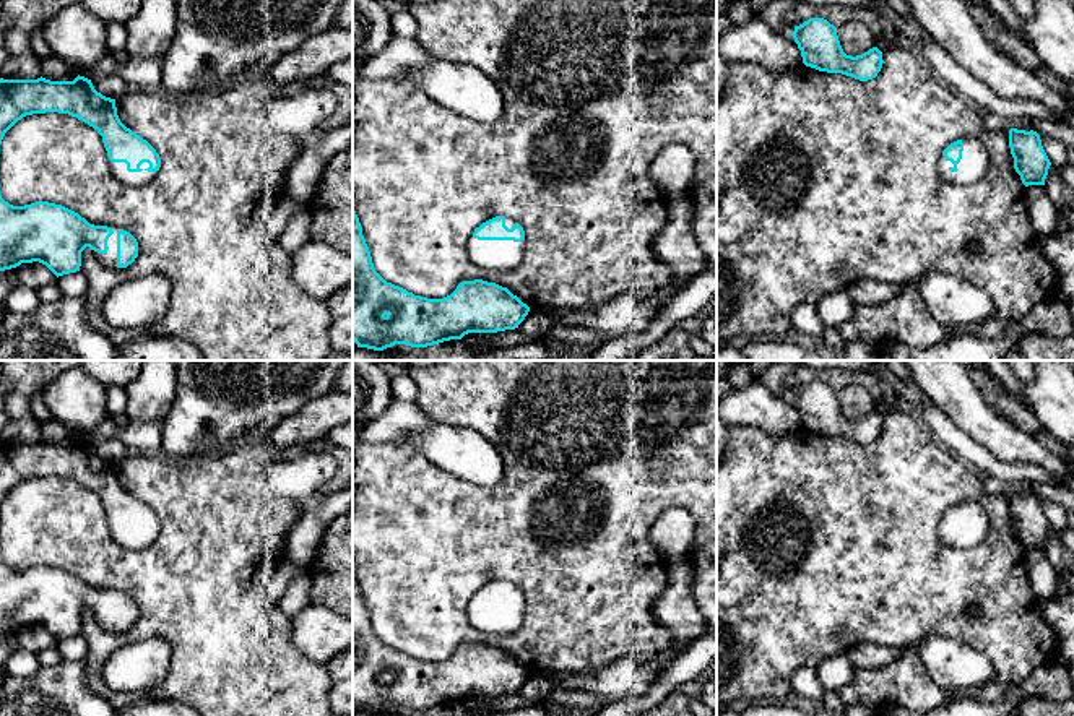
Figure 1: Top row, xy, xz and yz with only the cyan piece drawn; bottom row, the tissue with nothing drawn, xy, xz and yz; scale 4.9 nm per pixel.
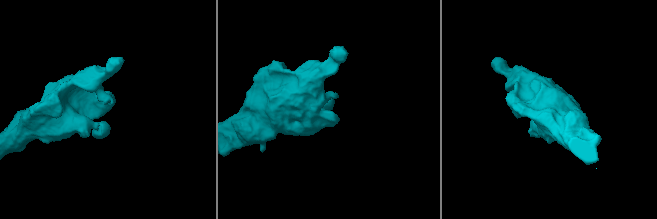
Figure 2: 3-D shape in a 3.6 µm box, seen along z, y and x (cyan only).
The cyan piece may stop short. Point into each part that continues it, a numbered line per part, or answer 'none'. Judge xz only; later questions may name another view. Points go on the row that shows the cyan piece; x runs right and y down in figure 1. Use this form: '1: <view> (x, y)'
1: xz (502, 255)

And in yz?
1: yz (974, 164)

